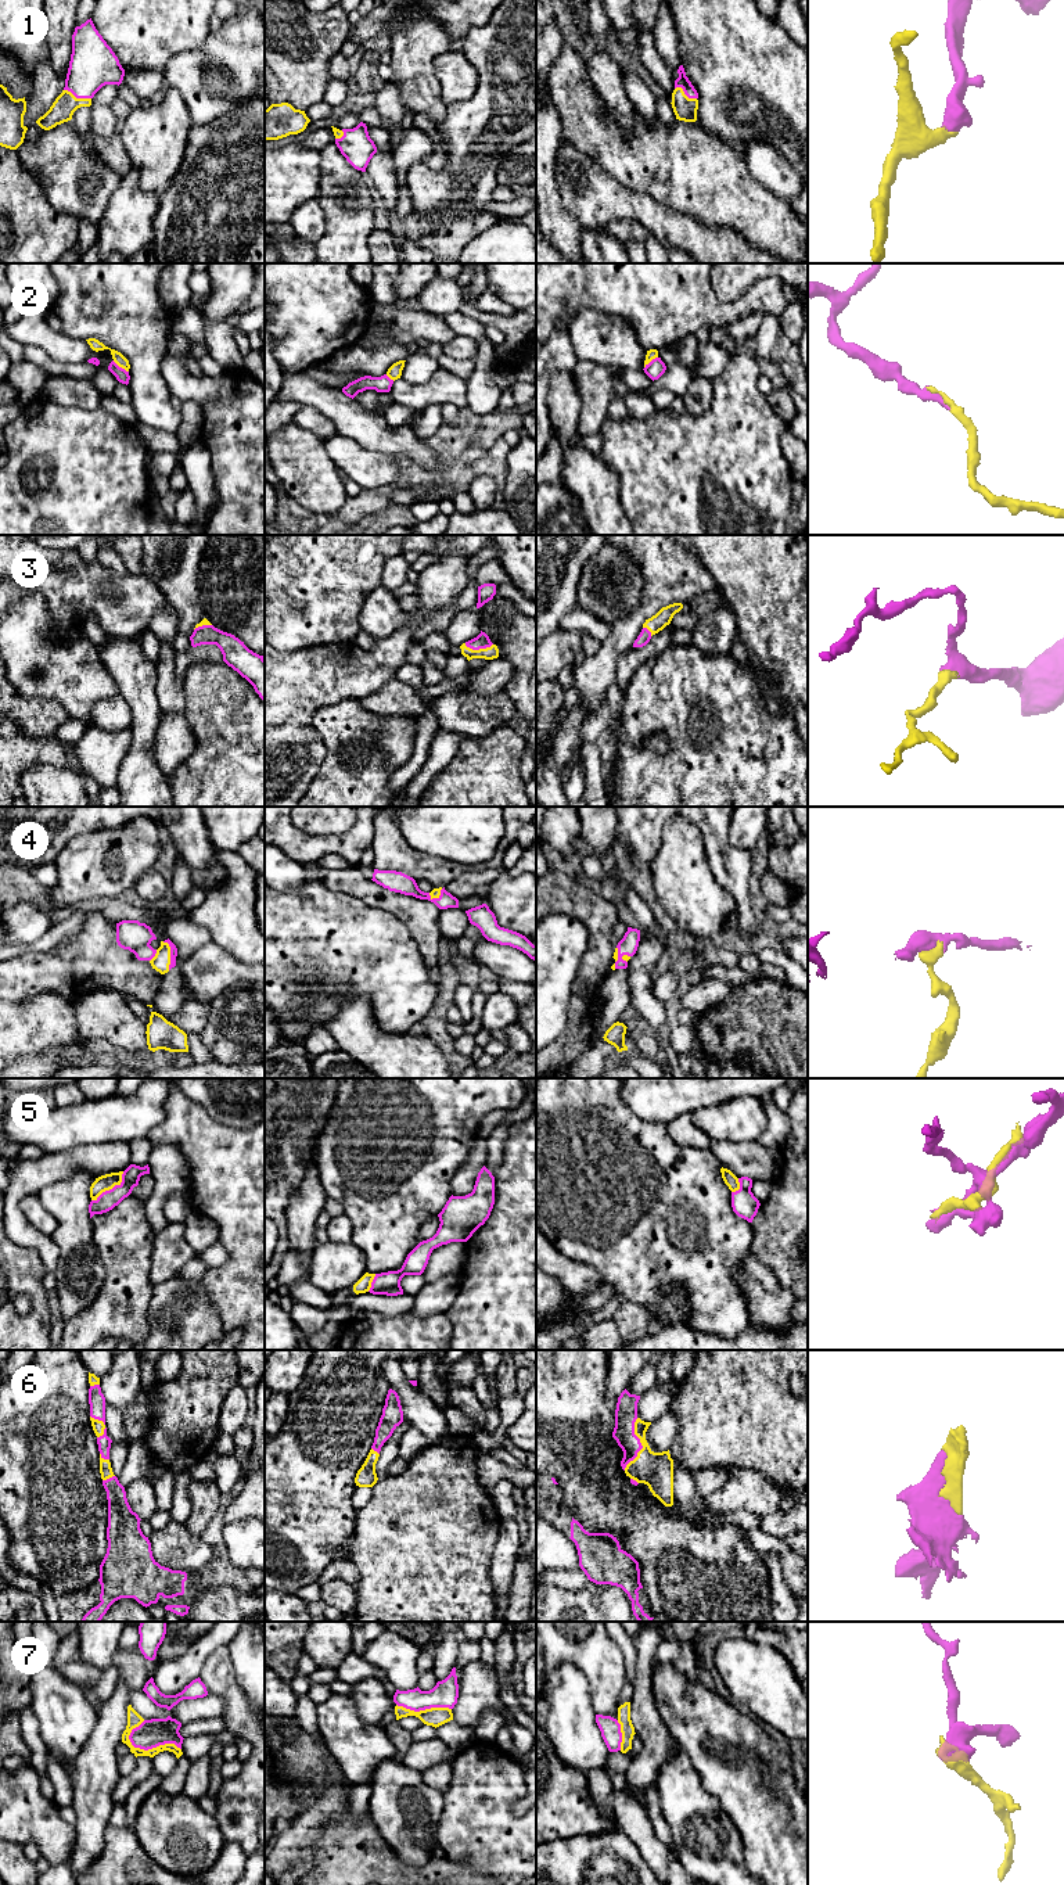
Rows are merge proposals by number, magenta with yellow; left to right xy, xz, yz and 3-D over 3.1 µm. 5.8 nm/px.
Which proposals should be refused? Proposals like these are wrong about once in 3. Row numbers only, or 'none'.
none

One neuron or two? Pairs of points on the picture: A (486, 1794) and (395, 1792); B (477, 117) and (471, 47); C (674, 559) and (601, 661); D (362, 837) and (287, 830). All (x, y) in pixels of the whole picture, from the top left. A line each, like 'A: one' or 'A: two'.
A: two
B: one
C: one
D: one

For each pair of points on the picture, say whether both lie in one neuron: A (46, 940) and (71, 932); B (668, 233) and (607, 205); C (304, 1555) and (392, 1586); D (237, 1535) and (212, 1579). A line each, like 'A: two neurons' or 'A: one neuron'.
A: one neuron
B: one neuron
C: two neurons
D: two neurons

